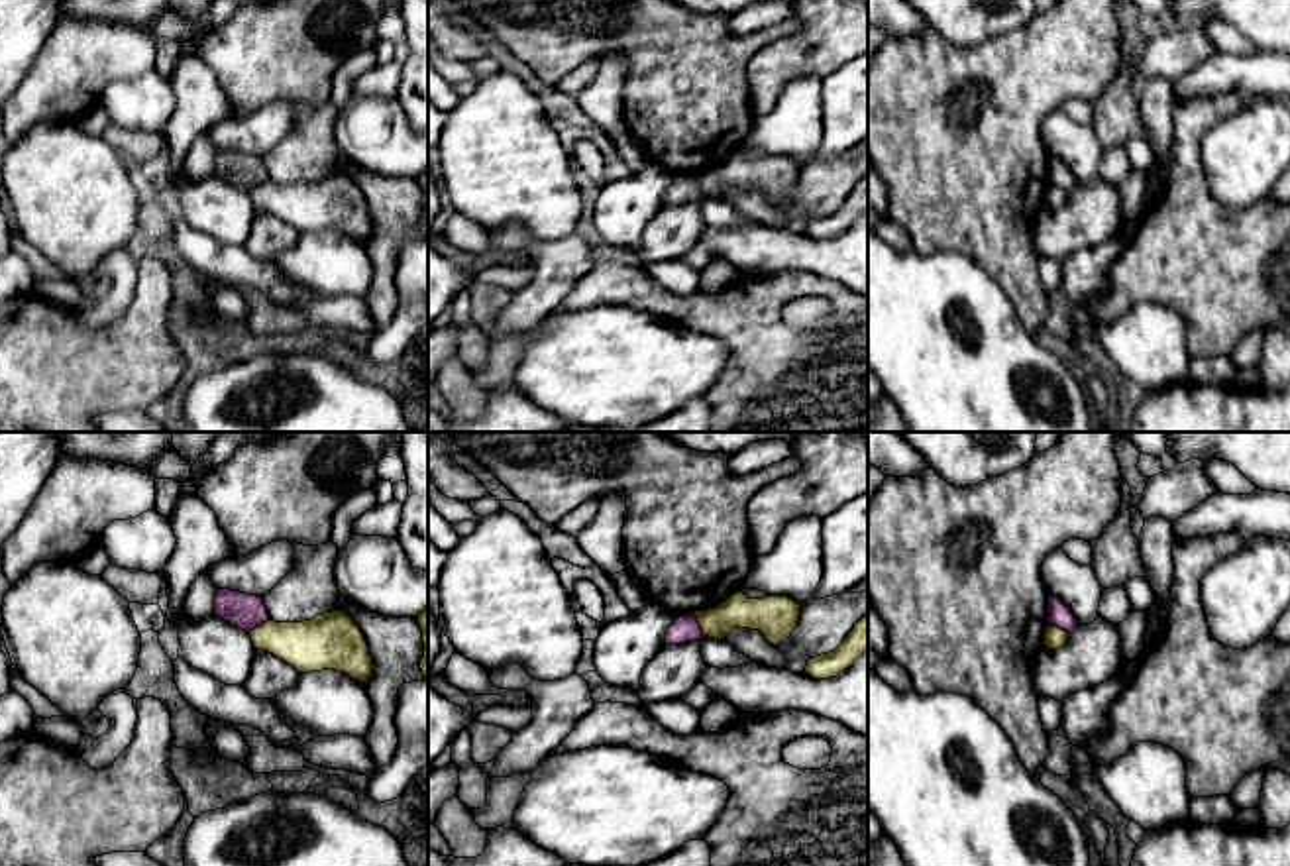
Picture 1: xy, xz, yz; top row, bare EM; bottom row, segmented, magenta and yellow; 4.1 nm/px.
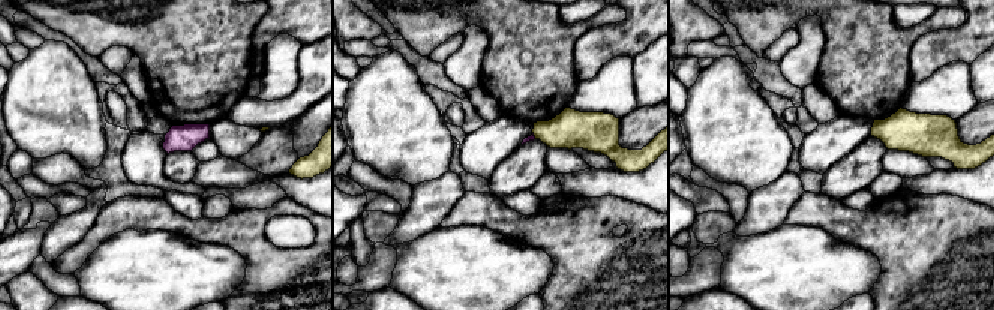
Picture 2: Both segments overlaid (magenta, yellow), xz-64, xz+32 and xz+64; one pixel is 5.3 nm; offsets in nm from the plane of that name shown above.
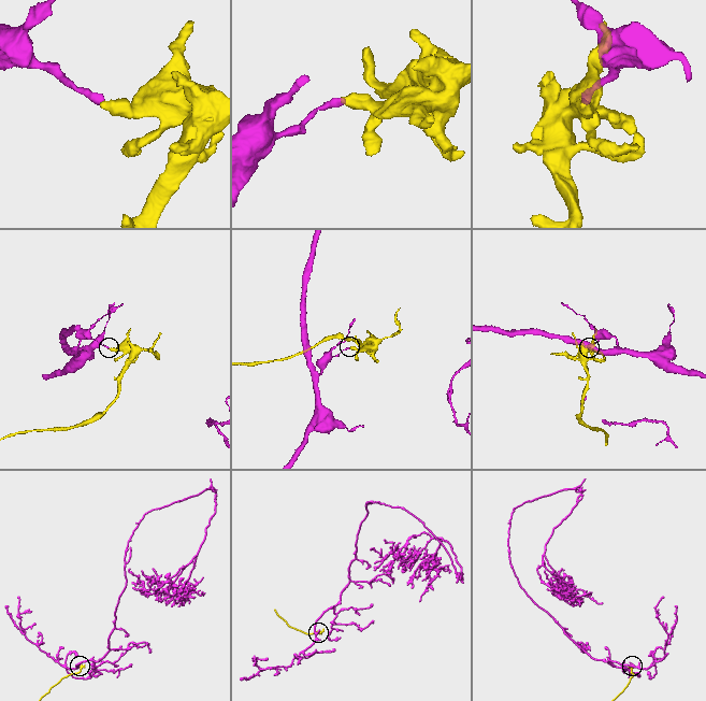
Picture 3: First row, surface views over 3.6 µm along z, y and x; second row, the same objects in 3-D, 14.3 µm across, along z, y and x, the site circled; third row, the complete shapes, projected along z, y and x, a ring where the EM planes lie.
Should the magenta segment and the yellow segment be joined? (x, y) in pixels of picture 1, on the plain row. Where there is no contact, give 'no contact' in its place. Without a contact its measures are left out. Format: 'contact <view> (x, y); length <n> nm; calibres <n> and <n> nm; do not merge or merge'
contact xz (698, 185); length 110 nm; calibres 110 and 140 nm; do not merge

